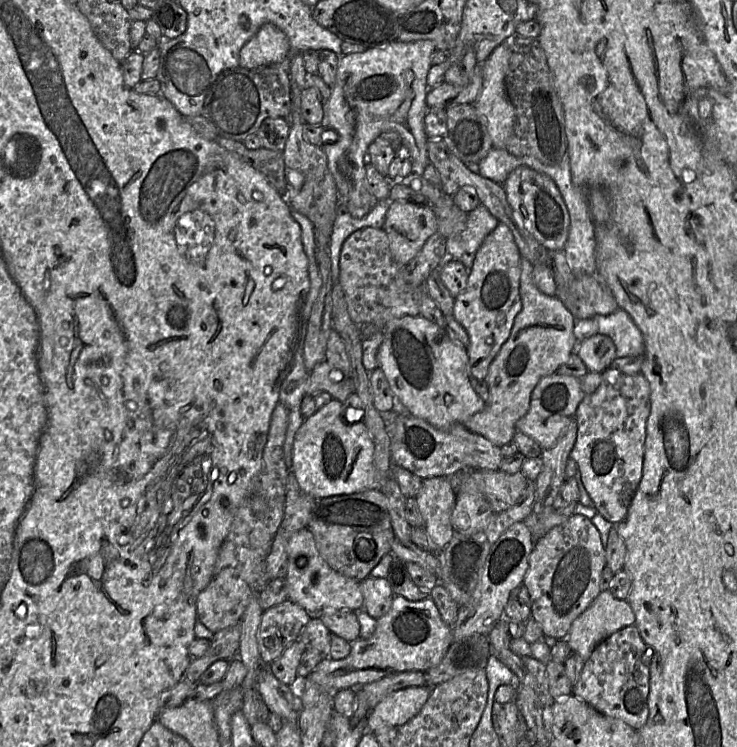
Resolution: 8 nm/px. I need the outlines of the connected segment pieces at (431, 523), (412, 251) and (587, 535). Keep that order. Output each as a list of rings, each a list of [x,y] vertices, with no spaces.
[[[448,478],[423,479],[422,486],[415,496],[422,517],[421,526],[437,547],[438,553],[451,541],[455,533],[451,524],[451,515],[456,495]]]
[[[395,200],[389,202],[382,229],[387,234],[393,260],[407,266],[427,239],[437,232],[437,220],[425,205]]]
[[[571,515],[564,523],[536,540],[523,583],[531,598],[531,616],[541,625],[545,636],[558,640],[567,638],[573,621],[600,594],[600,580],[605,566],[606,552],[600,532],[584,515]]]

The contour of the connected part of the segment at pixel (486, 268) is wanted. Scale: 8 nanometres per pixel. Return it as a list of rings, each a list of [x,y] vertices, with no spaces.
[[[498,223],[476,252],[466,288],[454,298],[453,317],[469,337],[468,372],[479,380],[486,378],[491,362],[509,338],[515,317],[521,310],[520,259],[511,231],[504,223]]]

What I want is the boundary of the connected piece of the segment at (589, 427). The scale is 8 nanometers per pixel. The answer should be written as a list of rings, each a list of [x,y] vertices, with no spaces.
[[[609,368],[602,373],[599,387],[583,397],[575,413],[574,421],[578,430],[570,458],[576,461],[582,482],[595,508],[614,525],[621,523],[627,517],[629,506],[641,481],[646,423],[650,410],[650,386],[647,379],[641,373],[625,374]]]

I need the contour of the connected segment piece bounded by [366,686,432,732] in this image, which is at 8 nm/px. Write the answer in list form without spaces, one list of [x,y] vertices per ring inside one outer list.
[[[407,687],[394,691],[381,700],[366,717],[367,731],[406,724],[427,702],[432,687]]]

